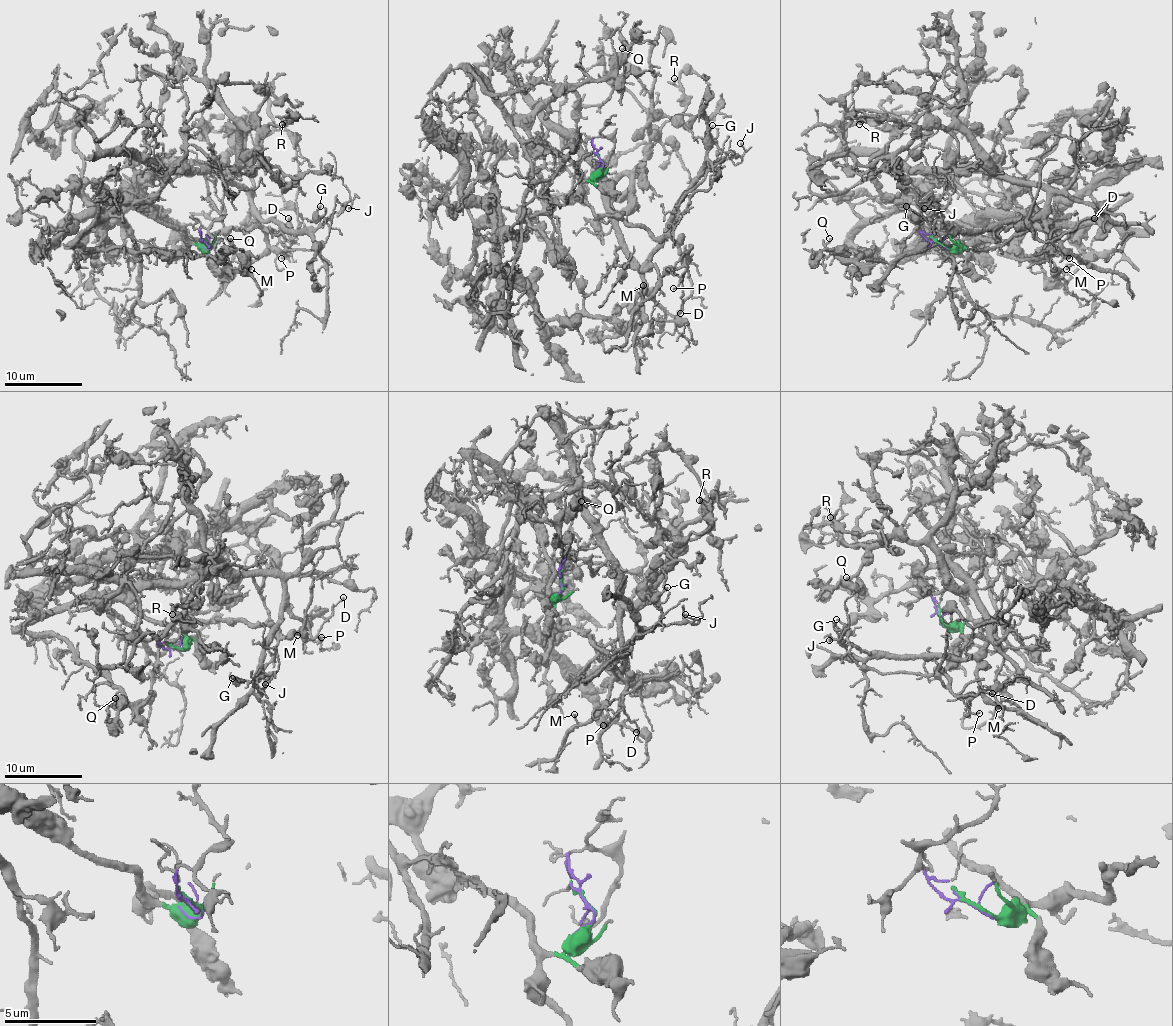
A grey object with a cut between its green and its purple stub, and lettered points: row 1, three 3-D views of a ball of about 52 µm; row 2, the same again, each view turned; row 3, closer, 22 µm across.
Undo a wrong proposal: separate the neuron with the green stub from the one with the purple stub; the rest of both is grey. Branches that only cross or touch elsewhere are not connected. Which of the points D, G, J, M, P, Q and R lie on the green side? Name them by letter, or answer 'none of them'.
D, P, Q

